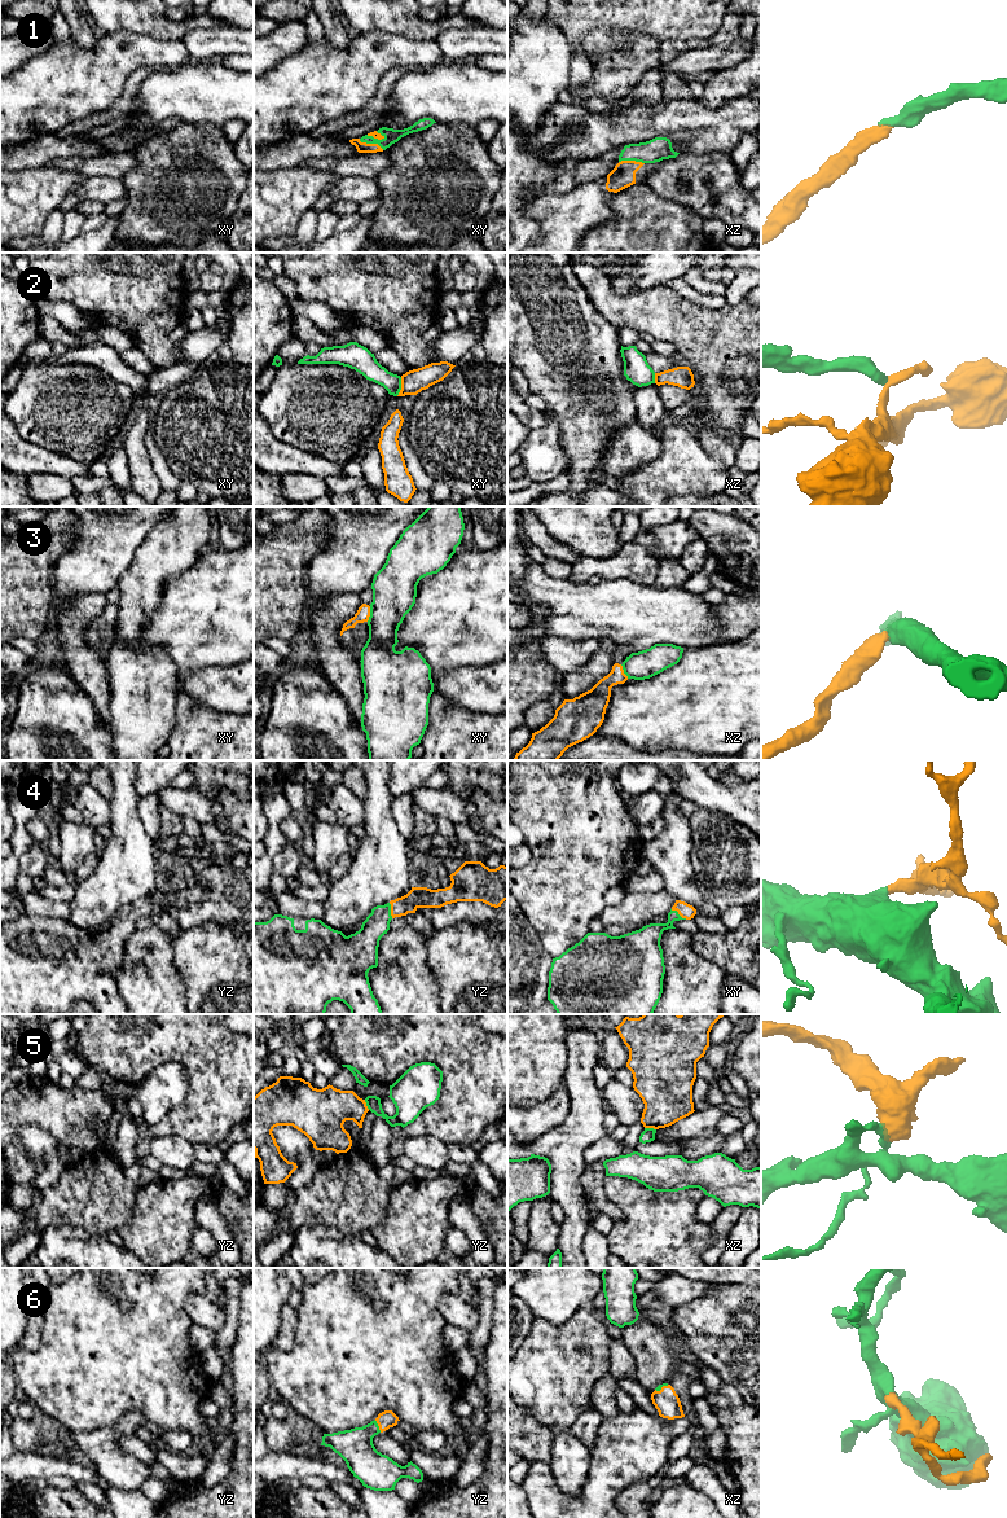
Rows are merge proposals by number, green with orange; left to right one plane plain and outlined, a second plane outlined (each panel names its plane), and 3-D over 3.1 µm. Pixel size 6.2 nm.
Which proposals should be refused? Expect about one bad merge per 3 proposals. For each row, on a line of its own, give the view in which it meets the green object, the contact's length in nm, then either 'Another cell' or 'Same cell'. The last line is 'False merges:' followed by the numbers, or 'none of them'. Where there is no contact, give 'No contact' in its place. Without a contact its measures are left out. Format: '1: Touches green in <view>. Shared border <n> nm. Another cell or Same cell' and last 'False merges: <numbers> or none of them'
1: Touches green in xy. Shared border 170 nm. Same cell
2: Touches green in xy. Shared border 120 nm. Another cell
3: Touches green in xy. Shared border 100 nm. Another cell
4: Touches green in xy. Shared border 120 nm. Same cell
5: Touches green in xz. Shared border 70 nm. Another cell
6: Touches green in yz. Shared border 90 nm. Same cell
False merges: 2, 3, 5

